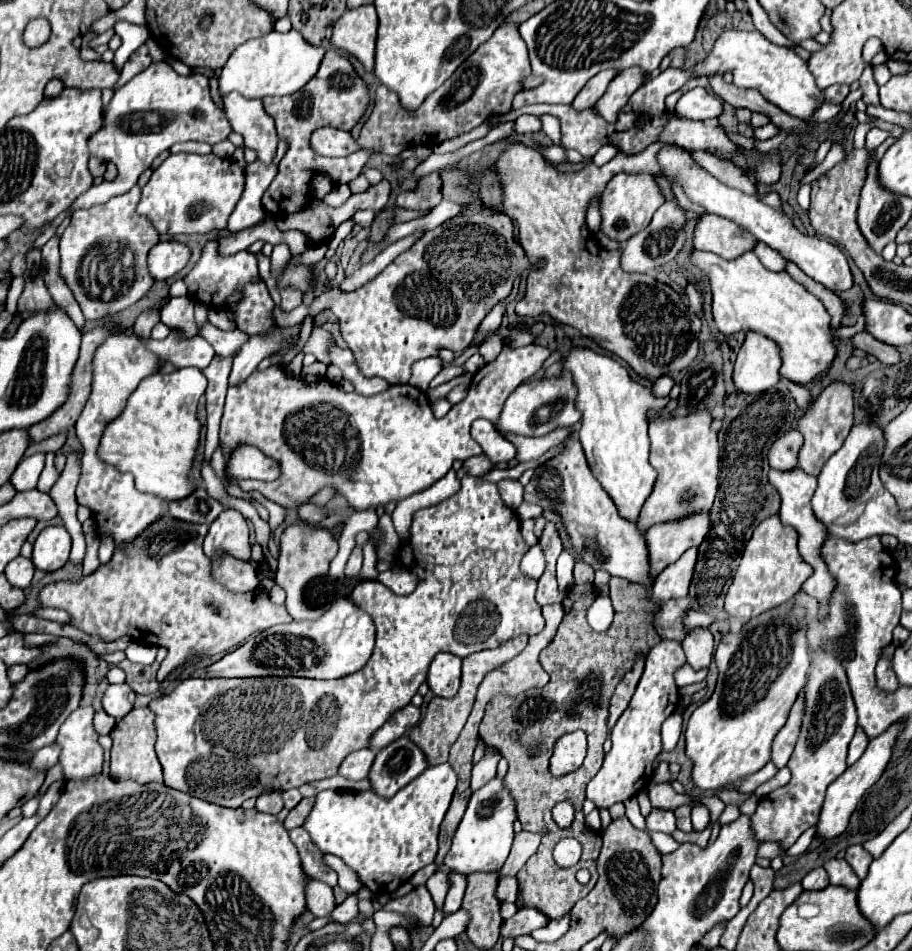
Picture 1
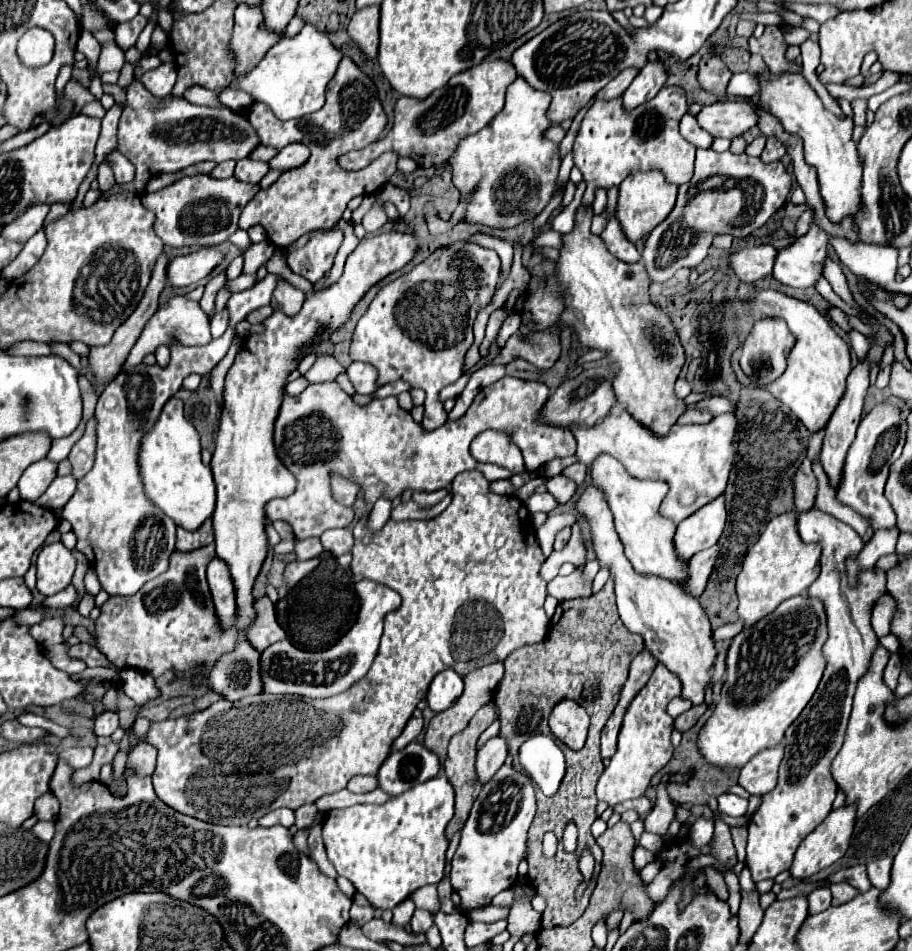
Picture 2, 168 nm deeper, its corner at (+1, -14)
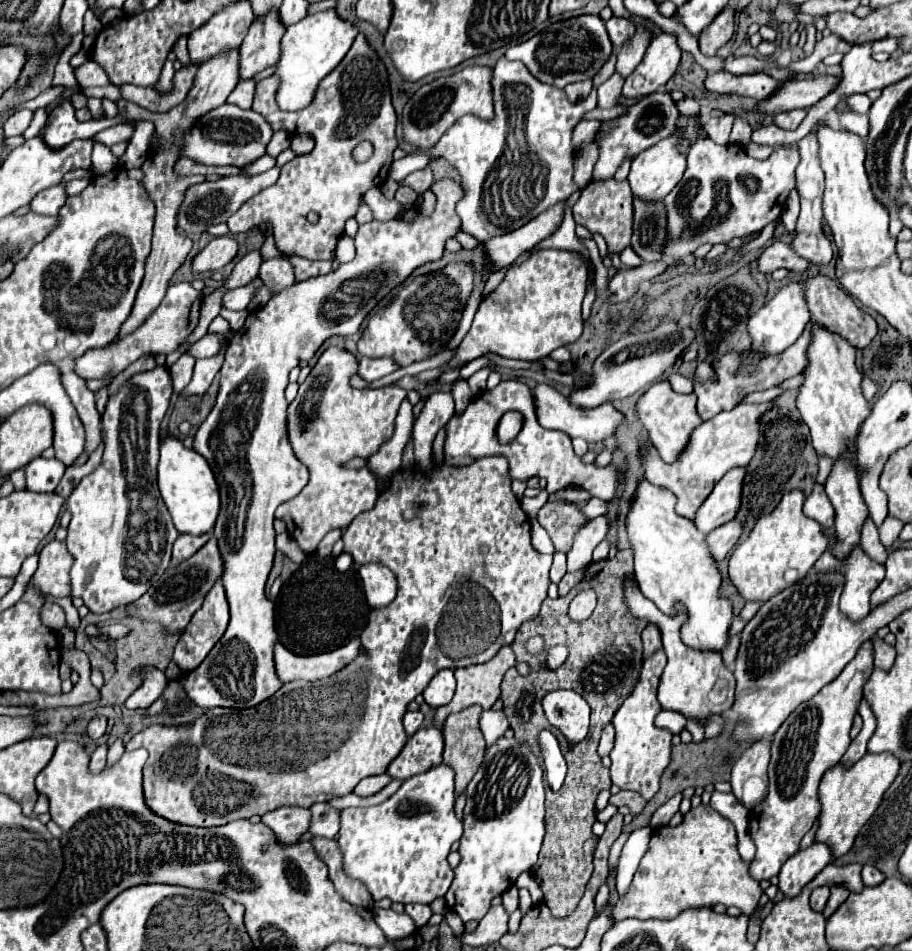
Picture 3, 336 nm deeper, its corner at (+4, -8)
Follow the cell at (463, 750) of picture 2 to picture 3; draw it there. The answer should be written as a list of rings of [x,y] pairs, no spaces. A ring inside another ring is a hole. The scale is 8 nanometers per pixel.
[[[471,706],[459,714],[451,714],[443,726],[443,762],[455,770],[455,796],[465,792],[483,762],[485,742],[479,730],[481,712],[481,706]]]

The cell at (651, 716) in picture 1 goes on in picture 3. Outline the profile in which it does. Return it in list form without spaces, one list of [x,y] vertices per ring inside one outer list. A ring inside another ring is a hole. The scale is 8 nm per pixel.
[[[657,650],[643,662],[641,676],[633,688],[633,692],[625,698],[619,710],[613,716],[615,726],[615,746],[609,754],[611,758],[611,780],[621,790],[633,790],[641,794],[645,800],[651,800],[659,790],[659,776],[665,770],[671,754],[671,732],[665,728],[657,728],[655,716],[661,712],[661,704],[657,700],[659,680],[665,668],[665,652]]]

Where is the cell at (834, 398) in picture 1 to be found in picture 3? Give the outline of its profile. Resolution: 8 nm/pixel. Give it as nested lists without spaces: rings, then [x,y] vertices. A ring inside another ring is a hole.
[[[867,518],[861,528],[861,548],[865,550],[865,554],[869,558],[873,558],[879,564],[885,564],[885,560],[889,556],[885,546],[879,542],[879,532],[877,532],[877,526],[873,524],[871,518]]]

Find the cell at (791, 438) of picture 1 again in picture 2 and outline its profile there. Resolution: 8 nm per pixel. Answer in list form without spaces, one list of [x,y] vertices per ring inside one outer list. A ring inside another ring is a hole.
[[[804,460],[800,470],[794,476],[794,490],[796,490],[796,510],[804,512],[806,508],[814,508],[814,492],[818,488],[818,480],[812,472],[810,460]]]

